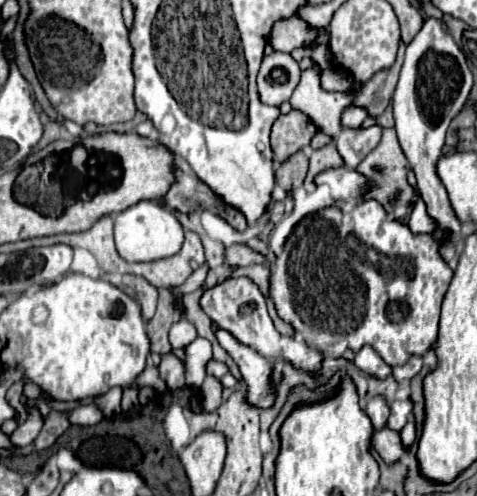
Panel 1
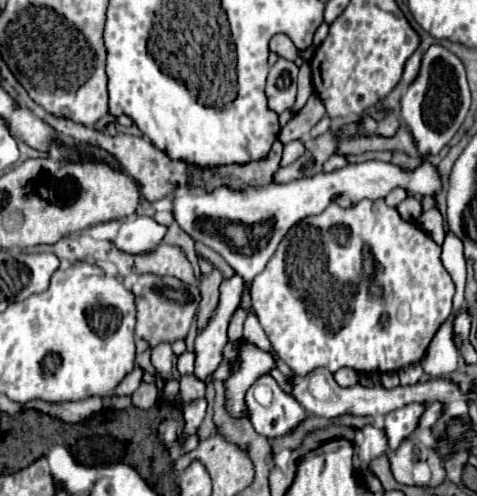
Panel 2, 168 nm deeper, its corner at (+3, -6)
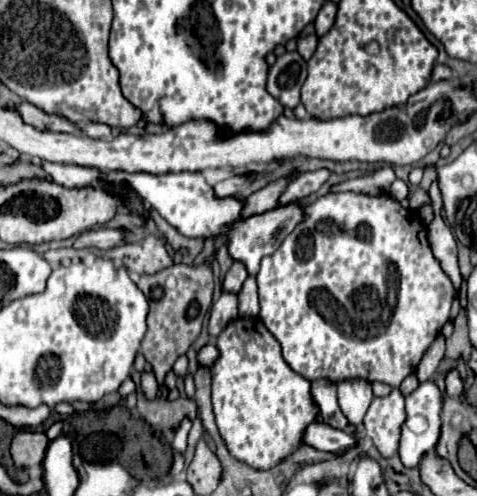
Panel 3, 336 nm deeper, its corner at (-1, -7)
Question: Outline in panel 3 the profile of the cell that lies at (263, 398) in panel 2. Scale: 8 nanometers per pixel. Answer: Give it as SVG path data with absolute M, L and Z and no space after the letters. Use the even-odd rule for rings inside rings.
M313 422L305 430L305 444L317 448L317 450L329 450L329 452L345 452L357 446L357 438L343 432L335 430L323 422Z

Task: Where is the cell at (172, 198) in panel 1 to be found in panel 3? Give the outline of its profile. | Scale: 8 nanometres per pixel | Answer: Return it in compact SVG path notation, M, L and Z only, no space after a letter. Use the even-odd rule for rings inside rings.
M21 102L17 106L9 106L7 108L13 108L21 114L23 122L25 124L31 124L33 128L37 130L47 130L47 132L69 132L69 134L77 134L79 128L75 124L71 124L69 120L65 118L59 118L59 116L53 116L53 114L45 114L43 110L35 108L33 104L29 102Z

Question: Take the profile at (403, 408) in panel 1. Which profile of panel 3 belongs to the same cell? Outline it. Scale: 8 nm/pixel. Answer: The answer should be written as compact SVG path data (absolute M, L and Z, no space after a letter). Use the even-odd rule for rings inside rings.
M433 380L421 382L415 392L411 392L405 398L405 410L407 410L407 422L401 428L401 440L399 440L399 458L407 468L417 468L421 458L435 450L441 434L441 406L443 406L443 396L441 390Z

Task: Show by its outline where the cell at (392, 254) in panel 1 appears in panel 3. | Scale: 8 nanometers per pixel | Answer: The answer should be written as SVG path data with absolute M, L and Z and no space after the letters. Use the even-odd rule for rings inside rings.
M337 192L337 194L325 194L317 198L315 202L305 206L305 218L297 224L297 228L283 240L283 244L271 254L261 260L261 268L257 272L257 286L259 286L259 304L261 312L259 318L267 326L267 330L279 340L283 348L285 362L303 378L317 380L325 378L331 382L341 382L347 378L363 378L363 380L379 380L393 388L397 388L409 374L415 372L419 360L423 358L425 350L431 346L431 342L439 336L443 324L449 320L451 304L455 288L449 280L449 276L443 272L439 260L433 256L429 242L427 242L427 228L425 224L413 216L407 208L403 208L393 196L369 196L369 194L357 194L357 192Z

